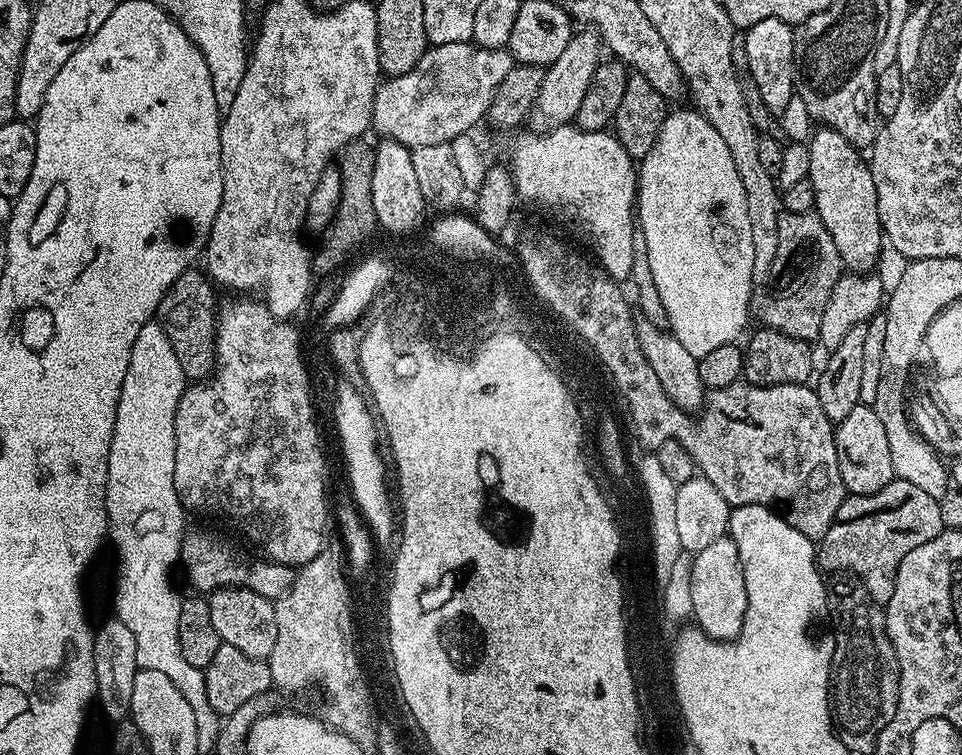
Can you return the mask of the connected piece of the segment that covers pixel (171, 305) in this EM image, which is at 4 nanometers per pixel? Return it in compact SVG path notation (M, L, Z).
M193 266L176 279L174 286L170 286L162 298L158 313L185 377L192 382L200 382L211 376L216 366L217 289L213 281L198 269Z

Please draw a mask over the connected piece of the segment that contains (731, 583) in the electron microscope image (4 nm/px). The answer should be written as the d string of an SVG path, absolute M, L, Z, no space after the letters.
M724 535L706 550L695 553L690 570L690 602L695 627L701 628L713 638L735 638L744 624L748 599L744 567L738 554L738 546L729 535Z

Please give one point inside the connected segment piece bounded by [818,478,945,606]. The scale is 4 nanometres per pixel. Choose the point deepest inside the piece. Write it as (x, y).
(872, 533)

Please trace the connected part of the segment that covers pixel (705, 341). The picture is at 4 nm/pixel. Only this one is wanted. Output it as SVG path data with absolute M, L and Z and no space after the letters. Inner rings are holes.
M695 110L689 112L672 112L665 115L662 130L658 134L658 142L654 142L654 150L646 154L644 160L638 164L638 227L646 234L646 247L649 254L650 271L654 276L654 283L658 288L662 305L668 315L667 327L671 335L689 354L694 354L696 361L715 350L718 346L735 344L739 336L745 335L744 327L748 324L748 299L752 296L754 285L752 271L754 270L754 242L750 235L750 217L746 215L746 190L742 187L742 178L738 178L738 170L734 167L734 157L730 155L730 146L726 146L722 134L710 126L705 116Z

